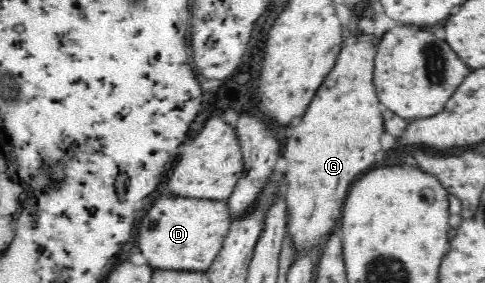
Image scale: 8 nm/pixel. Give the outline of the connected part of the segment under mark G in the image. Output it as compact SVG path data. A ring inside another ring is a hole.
M361 33L356 38L346 36L336 64L312 97L301 122L292 130L282 154L287 159L284 172L287 182L286 202L288 207L288 234L296 245L296 253L303 253L307 247L315 247L325 240L334 229L350 187L361 173L369 171L377 155L381 155L381 135L386 132L383 105L376 94L374 79L374 59L376 49L371 38Z

